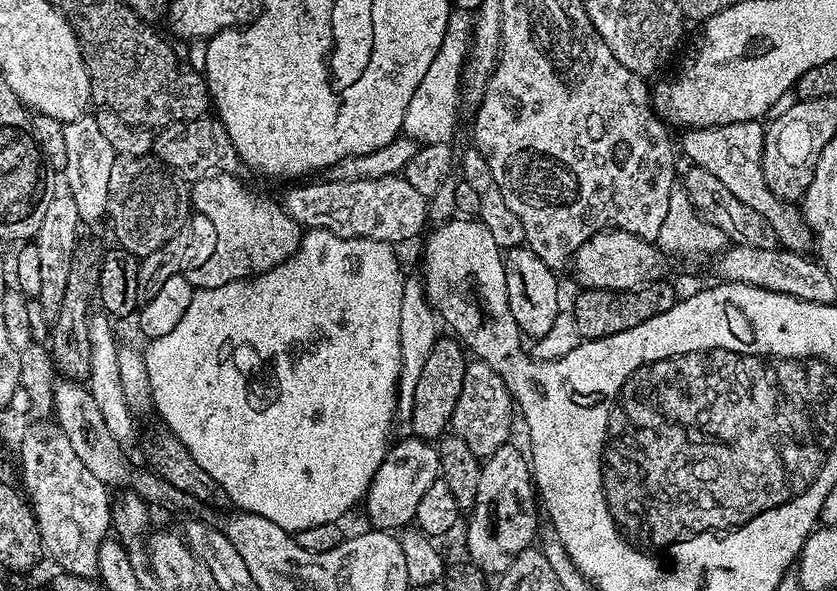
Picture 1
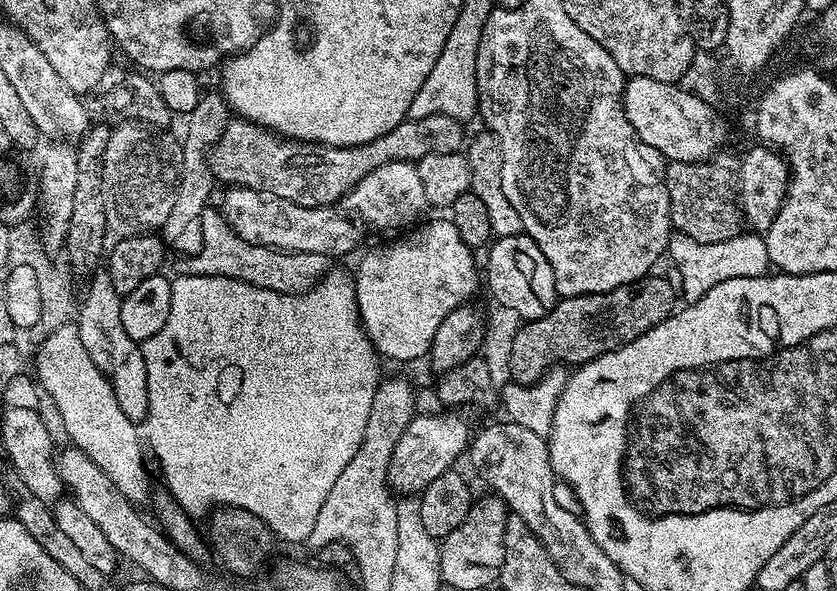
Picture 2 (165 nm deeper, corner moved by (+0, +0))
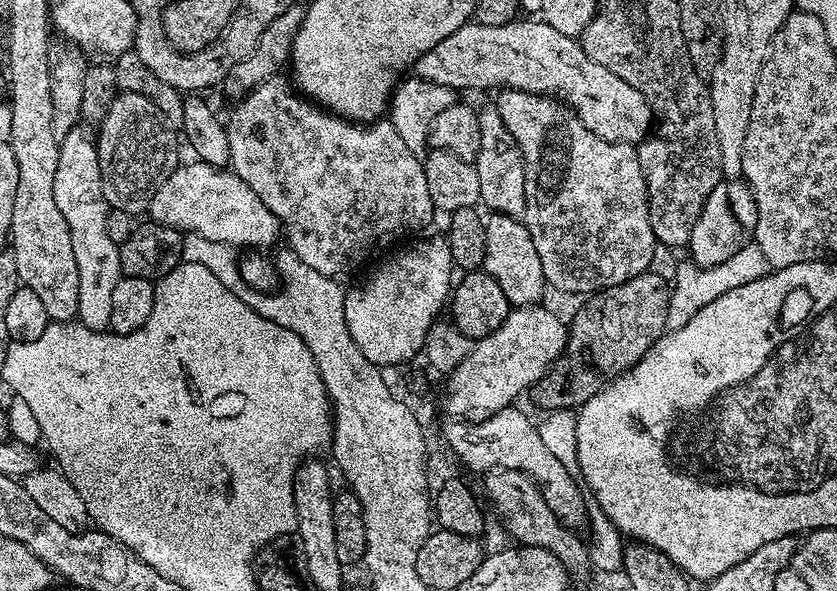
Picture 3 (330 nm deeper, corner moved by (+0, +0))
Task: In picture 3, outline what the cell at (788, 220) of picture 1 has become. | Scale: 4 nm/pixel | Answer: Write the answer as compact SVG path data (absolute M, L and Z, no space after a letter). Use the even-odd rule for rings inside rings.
M517 18L506 26L482 26L469 22L454 30L450 38L442 38L438 46L426 50L422 58L414 65L417 77L438 86L453 90L460 88L496 88L507 90L517 88L520 92L532 92L536 96L547 96L563 102L574 113L575 119L581 120L590 132L611 144L639 145L653 131L654 113L648 100L630 82L622 82L618 74L610 74L606 66L598 66L584 52L584 45L579 39L560 34L553 26L536 18Z

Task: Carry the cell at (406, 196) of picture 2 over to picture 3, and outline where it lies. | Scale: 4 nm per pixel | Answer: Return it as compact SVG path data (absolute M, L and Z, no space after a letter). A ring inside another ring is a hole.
M273 78L262 82L254 91L247 93L239 101L240 104L232 113L229 114L228 120L226 116L226 127L228 130L228 141L230 142L230 158L228 159L231 171L236 173L242 182L250 186L254 190L254 194L262 200L263 206L266 206L270 213L277 216L280 220L283 239L288 239L287 247L294 254L298 254L298 258L302 262L306 262L306 266L310 266L310 270L314 270L318 274L326 274L333 278L344 278L347 272L352 272L355 268L360 268L375 252L380 252L383 248L391 249L395 240L400 240L403 236L408 236L411 232L420 232L432 220L434 209L432 199L430 198L430 190L426 186L426 174L421 157L417 153L410 150L410 146L406 146L406 142L402 142L402 138L398 138L398 130L394 130L394 126L384 118L375 122L353 122L344 120L341 116L335 116L326 108L313 104L311 100L305 98L287 79Z

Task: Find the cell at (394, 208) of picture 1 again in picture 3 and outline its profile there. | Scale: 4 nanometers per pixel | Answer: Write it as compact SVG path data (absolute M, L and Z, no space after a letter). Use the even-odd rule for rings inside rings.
M197 160L190 162L171 169L163 183L156 188L148 207L148 214L151 214L149 217L155 223L164 224L186 234L189 232L201 234L202 238L235 248L248 246L250 250L264 250L264 247L272 245L276 240L279 241L282 234L280 220L263 206L262 200L254 194L254 190L251 190L246 182L242 182L236 173L227 169L216 169L208 163Z

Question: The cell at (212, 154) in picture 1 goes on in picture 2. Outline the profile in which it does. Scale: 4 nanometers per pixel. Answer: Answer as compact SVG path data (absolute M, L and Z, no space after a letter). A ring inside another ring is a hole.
M430 114L427 118L405 118L401 124L394 126L390 134L382 134L382 138L374 138L374 142L362 142L358 146L330 146L315 144L305 140L291 140L289 136L279 136L261 124L239 118L229 119L226 130L218 143L208 153L208 165L212 168L213 177L224 186L234 188L248 187L250 190L262 191L276 198L289 199L298 206L307 208L327 208L336 206L344 199L344 195L366 174L374 174L378 166L386 166L386 162L406 162L411 164L426 158L426 154L454 154L461 151L466 144L465 125L446 114Z

